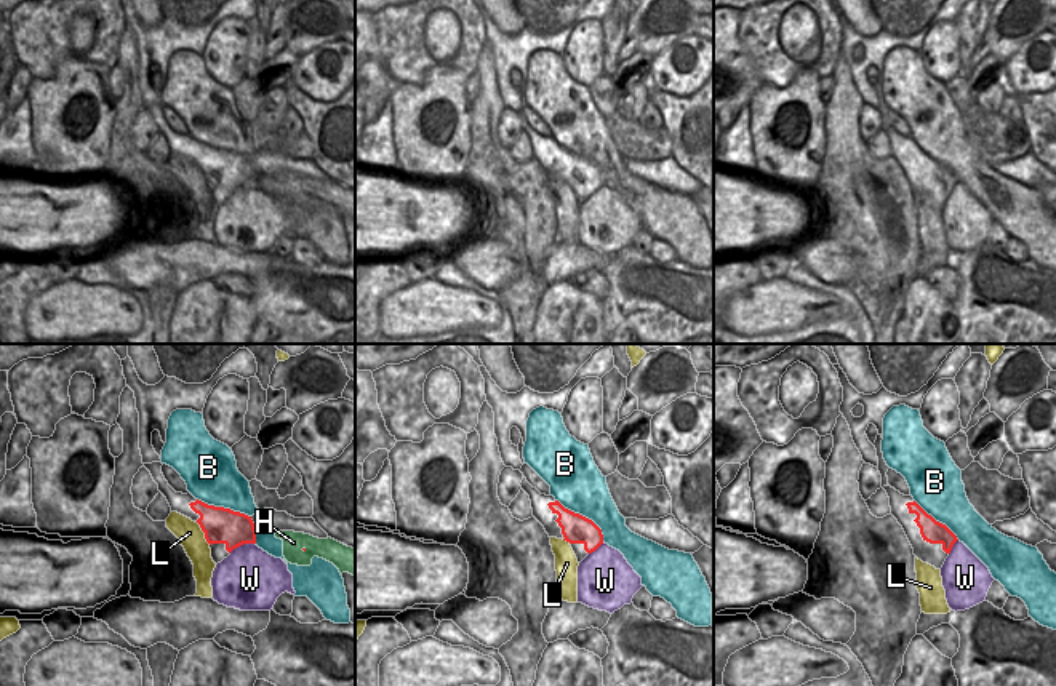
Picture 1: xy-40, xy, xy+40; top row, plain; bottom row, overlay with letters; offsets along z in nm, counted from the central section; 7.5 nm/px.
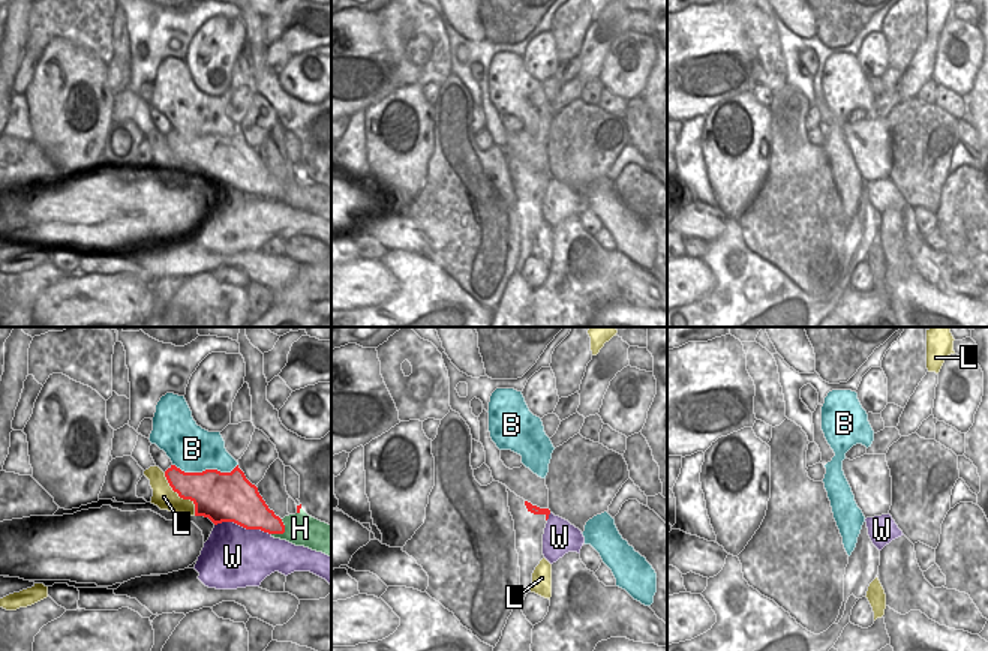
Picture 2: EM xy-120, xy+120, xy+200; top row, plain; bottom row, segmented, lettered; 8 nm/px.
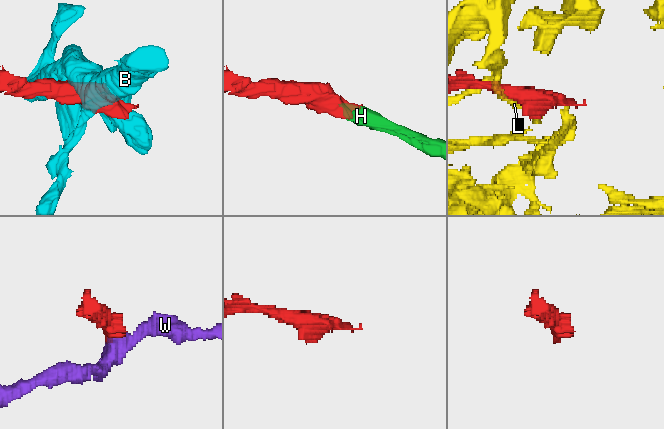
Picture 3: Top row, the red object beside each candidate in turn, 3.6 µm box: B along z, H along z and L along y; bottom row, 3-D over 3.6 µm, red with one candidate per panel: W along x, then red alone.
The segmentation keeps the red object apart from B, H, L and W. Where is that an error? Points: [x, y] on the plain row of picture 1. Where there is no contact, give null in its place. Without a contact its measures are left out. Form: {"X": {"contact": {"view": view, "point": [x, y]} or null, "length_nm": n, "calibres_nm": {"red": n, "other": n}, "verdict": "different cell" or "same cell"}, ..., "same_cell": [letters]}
{"B": {"contact": {"view": "xy", "point": [584, 159]}, "length_nm": 480, "calibres_nm": {"red": 220, "other": 400}, "verdict": "different cell"}, "H": {"contact": {"view": "xy-40", "point": [304, 191]}, "length_nm": 50, "calibres_nm": {"red": 20, "other": 170}, "verdict": "same cell"}, "L": {"contact": {"view": "xy-40", "point": [204, 173]}, "length_nm": 200, "calibres_nm": {"red": 260, "other": 190}, "verdict": "different cell"}, "W": {"contact": {"view": "xy-40", "point": [242, 186]}, "length_nm": 220, "calibres_nm": {"red": 260, "other": 440}, "verdict": "different cell"}, "same_cell": ["H"]}

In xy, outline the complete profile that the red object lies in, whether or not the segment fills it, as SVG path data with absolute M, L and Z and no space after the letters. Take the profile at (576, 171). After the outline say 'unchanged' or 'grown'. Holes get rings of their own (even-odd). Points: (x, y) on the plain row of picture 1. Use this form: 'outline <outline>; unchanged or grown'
outline M558 142L547 146L562 170L563 182L582 185L587 195L595 193L603 185L602 171L589 160L565 150Z; unchanged

